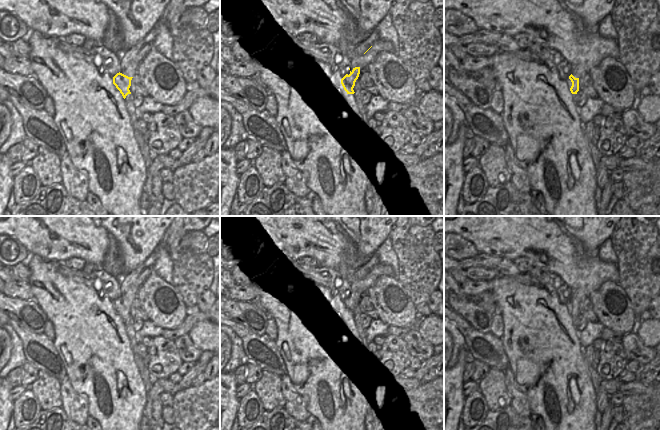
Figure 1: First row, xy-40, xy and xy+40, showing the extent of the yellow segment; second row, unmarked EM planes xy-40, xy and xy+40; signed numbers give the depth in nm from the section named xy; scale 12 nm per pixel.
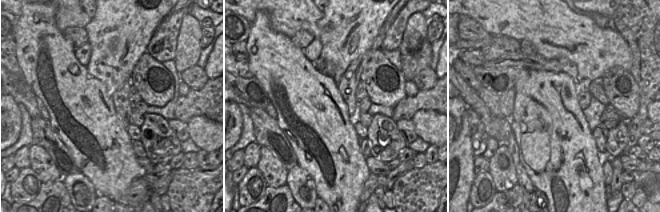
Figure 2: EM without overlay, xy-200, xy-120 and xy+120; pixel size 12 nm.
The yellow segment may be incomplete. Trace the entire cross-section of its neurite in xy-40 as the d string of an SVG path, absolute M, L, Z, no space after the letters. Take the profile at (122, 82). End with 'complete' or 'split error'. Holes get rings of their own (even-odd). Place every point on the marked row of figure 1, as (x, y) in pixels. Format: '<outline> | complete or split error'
M156 25L152 27L150 32L135 46L126 50L121 55L120 71L113 77L113 84L120 91L125 99L128 94L131 94L129 88L131 80L136 74L136 69L139 63L143 60L156 38Z | split error

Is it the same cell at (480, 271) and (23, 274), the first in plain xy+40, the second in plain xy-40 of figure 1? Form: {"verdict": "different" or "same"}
{"verdict": "same"}

